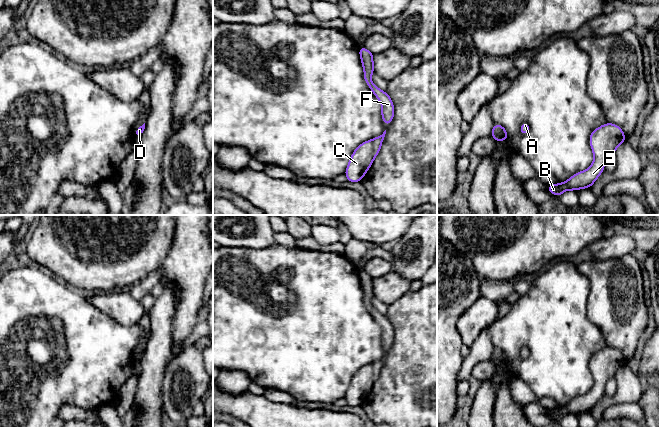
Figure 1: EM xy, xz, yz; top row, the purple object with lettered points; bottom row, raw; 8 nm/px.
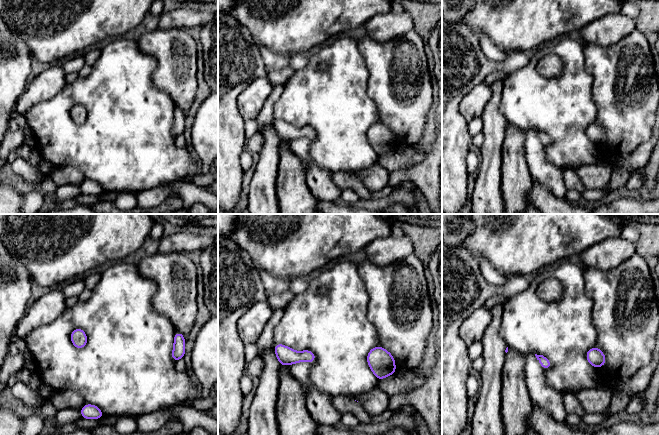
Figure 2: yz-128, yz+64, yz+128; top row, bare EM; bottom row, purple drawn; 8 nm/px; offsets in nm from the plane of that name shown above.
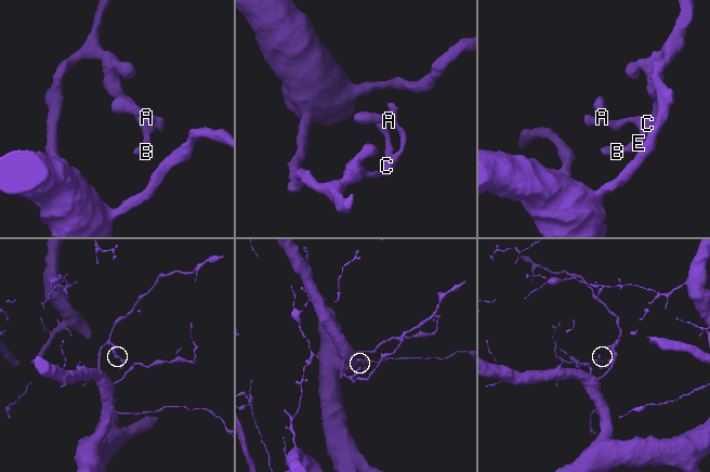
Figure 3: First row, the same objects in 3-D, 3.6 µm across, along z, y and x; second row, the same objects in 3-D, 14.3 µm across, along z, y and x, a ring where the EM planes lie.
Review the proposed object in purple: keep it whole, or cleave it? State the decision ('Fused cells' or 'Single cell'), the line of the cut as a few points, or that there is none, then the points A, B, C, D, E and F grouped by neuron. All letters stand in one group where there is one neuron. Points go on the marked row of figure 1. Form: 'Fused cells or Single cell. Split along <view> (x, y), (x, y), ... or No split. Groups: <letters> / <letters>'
Single cell. No split. Groups: A B C D E F

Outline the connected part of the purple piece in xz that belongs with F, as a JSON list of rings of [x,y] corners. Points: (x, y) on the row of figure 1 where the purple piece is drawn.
[[[364,46],[359,47],[359,54],[361,58],[361,62],[364,68],[364,81],[369,86],[370,90],[374,93],[377,99],[382,104],[382,119],[386,127],[392,122],[394,117],[394,105],[389,97],[389,95],[380,90],[371,80],[371,74],[374,73],[374,65],[373,65],[373,56],[369,50],[367,50]]]

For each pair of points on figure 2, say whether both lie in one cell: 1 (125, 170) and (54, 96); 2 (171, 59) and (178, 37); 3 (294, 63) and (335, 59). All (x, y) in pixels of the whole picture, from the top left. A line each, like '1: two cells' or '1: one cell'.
1: one cell
2: one cell
3: two cells

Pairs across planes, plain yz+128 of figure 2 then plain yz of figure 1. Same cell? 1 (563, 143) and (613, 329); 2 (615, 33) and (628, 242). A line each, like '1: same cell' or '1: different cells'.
1: different cells
2: same cell

